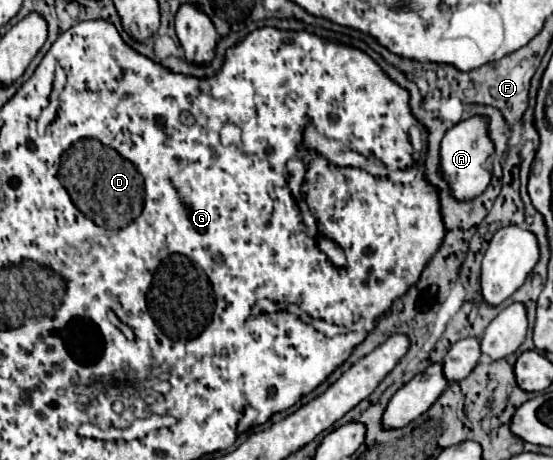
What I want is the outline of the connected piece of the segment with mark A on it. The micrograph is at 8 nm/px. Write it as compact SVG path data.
M472 117L466 121L460 121L452 129L446 131L442 143L440 143L440 175L450 185L450 195L456 201L472 201L478 197L490 183L490 173L484 171L484 161L488 155L494 153L494 145L486 135L486 119L484 117Z

